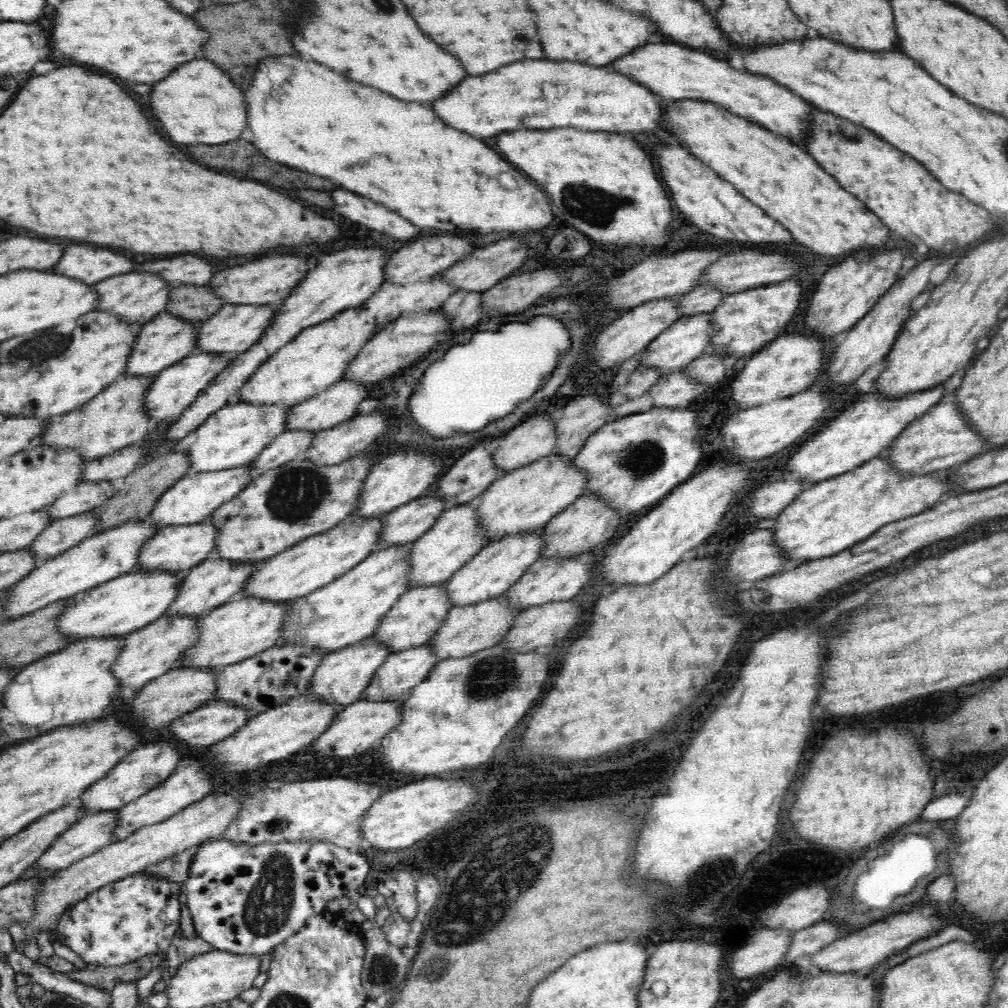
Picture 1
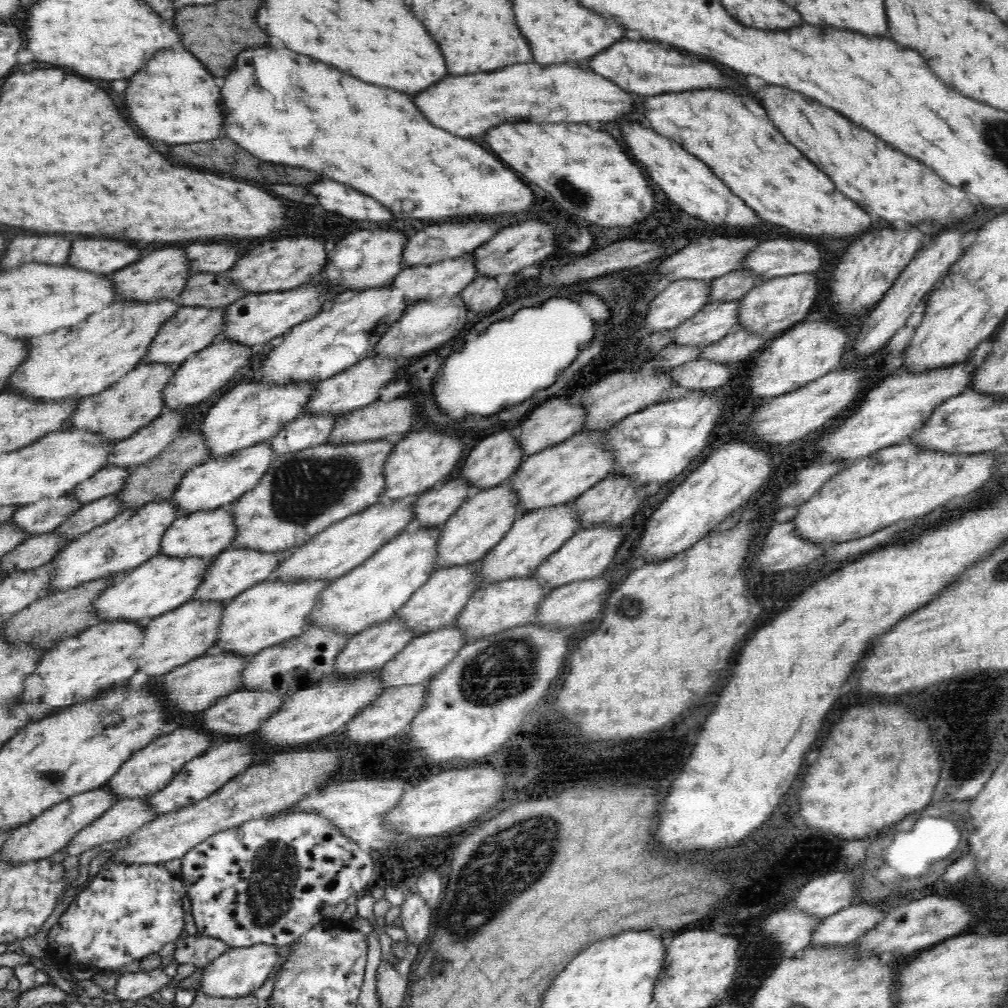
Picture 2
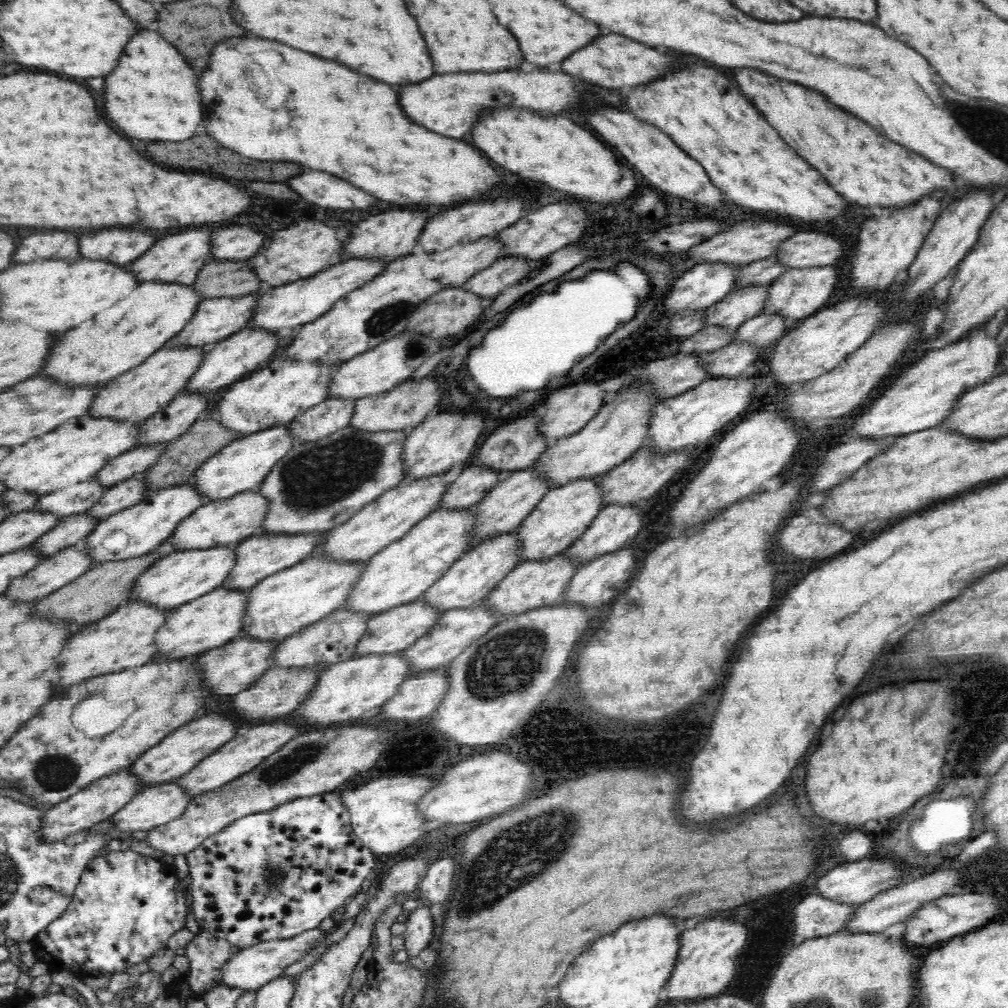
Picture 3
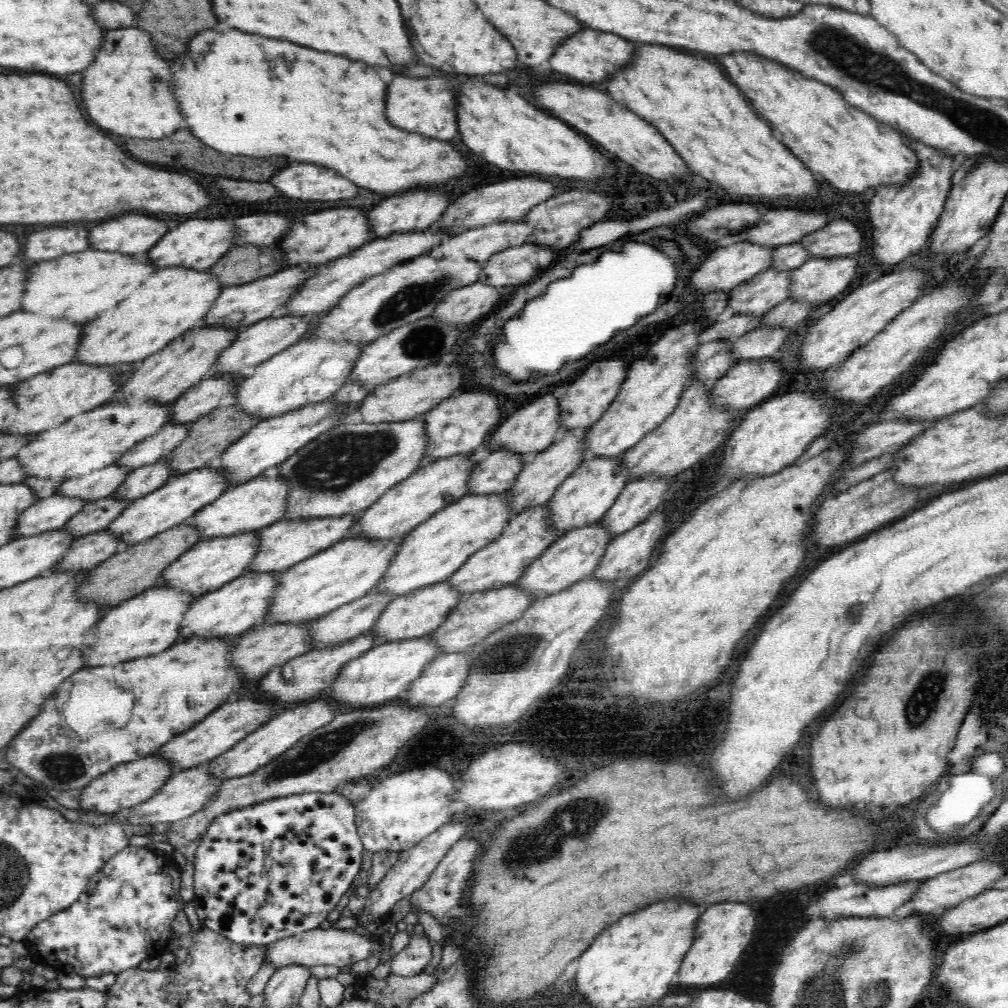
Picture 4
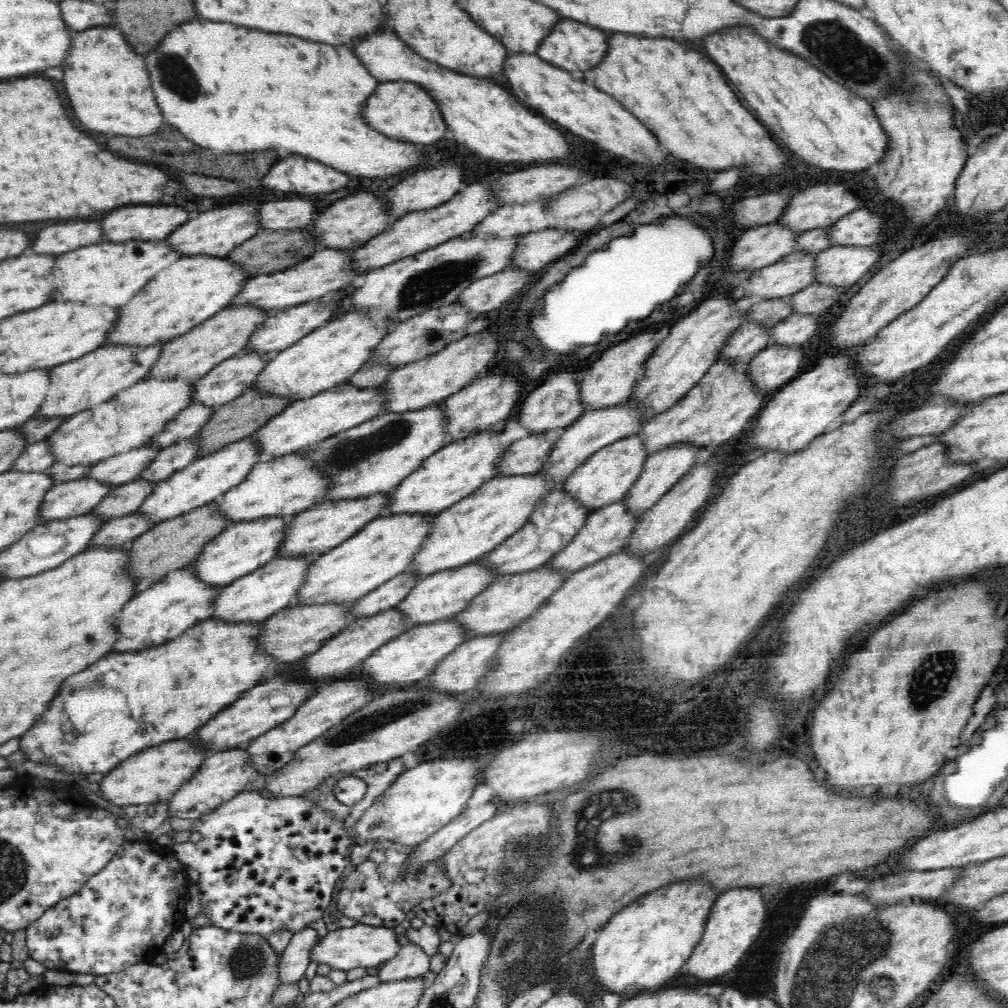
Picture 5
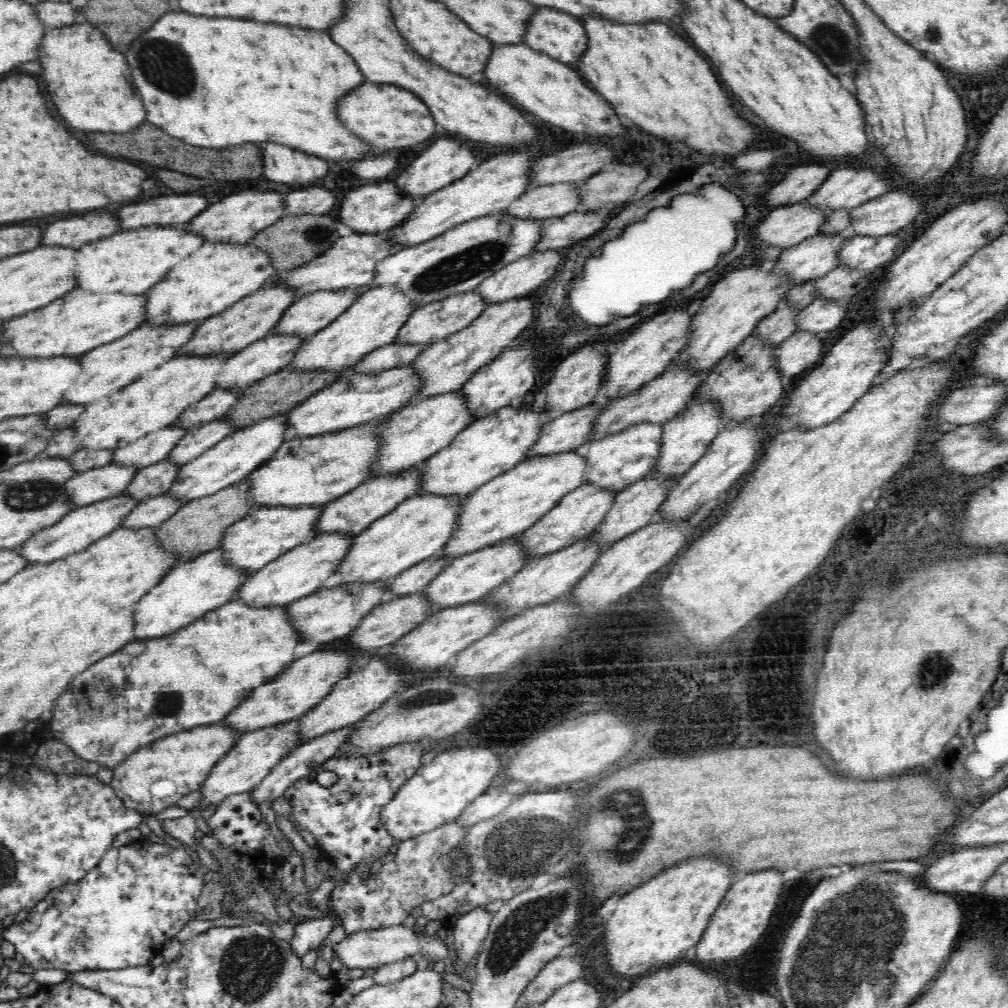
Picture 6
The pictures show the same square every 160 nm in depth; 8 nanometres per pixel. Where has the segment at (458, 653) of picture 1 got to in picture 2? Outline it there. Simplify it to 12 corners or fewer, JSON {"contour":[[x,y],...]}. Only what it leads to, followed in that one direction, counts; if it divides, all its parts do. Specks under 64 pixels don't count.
{"contour":[[528,577],[475,589],[455,630],[468,644],[529,625]]}

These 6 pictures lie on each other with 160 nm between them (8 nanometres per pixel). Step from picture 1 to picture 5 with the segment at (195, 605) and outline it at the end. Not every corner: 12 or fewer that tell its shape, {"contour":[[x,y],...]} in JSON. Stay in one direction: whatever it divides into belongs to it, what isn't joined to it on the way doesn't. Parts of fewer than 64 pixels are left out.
{"contour":[[388,495],[314,503],[276,555],[316,559],[381,516]]}

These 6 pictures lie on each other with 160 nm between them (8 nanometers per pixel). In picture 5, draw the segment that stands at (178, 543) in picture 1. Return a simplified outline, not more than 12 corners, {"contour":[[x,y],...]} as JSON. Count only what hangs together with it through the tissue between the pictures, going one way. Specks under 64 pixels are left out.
{"contour":[[289,454],[259,460],[215,502],[226,524],[292,517],[324,481]]}

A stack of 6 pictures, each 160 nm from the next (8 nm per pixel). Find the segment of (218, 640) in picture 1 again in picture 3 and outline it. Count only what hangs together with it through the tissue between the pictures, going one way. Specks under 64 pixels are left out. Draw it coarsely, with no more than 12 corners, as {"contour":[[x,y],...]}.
{"contour":[[304,557],[246,592],[240,638],[280,644],[340,608],[362,565]]}

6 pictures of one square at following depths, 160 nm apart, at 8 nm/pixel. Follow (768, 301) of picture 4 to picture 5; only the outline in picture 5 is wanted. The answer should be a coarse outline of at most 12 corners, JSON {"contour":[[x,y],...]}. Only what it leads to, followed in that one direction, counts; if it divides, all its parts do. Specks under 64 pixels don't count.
{"contour":[[794,251],[750,272],[740,296],[787,300],[812,284],[814,255]]}

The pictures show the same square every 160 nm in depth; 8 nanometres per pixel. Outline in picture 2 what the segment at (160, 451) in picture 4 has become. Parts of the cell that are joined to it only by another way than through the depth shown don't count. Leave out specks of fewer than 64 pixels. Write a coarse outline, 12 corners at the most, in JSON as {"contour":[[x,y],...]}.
{"contour":[[100,469],[68,497],[84,506],[117,495],[129,472]]}

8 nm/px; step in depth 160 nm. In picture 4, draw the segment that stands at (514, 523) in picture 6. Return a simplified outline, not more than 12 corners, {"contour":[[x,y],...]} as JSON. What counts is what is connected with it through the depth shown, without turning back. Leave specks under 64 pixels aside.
{"contour":[[465,494],[398,541],[373,589],[448,580],[509,519],[504,495]]}

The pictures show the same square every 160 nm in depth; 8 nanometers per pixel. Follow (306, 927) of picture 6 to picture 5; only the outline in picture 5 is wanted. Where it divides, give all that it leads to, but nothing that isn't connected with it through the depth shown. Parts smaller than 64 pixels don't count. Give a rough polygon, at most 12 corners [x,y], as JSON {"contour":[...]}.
{"contour":[[311,927],[293,934],[278,958],[276,988],[297,985],[317,938]]}

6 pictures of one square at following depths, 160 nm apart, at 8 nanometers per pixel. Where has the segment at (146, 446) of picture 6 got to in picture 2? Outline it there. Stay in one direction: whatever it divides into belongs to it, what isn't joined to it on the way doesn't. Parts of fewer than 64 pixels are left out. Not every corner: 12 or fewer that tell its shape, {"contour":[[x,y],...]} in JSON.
{"contour":[[68,495],[18,508],[7,524],[24,538],[56,530],[80,507]]}

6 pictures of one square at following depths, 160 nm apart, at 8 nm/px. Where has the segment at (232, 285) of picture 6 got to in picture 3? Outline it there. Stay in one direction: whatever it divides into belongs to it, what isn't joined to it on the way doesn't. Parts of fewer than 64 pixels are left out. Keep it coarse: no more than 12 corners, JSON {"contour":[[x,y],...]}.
{"contour":[[142,284],[58,336],[38,376],[102,387],[182,330],[191,287]]}

